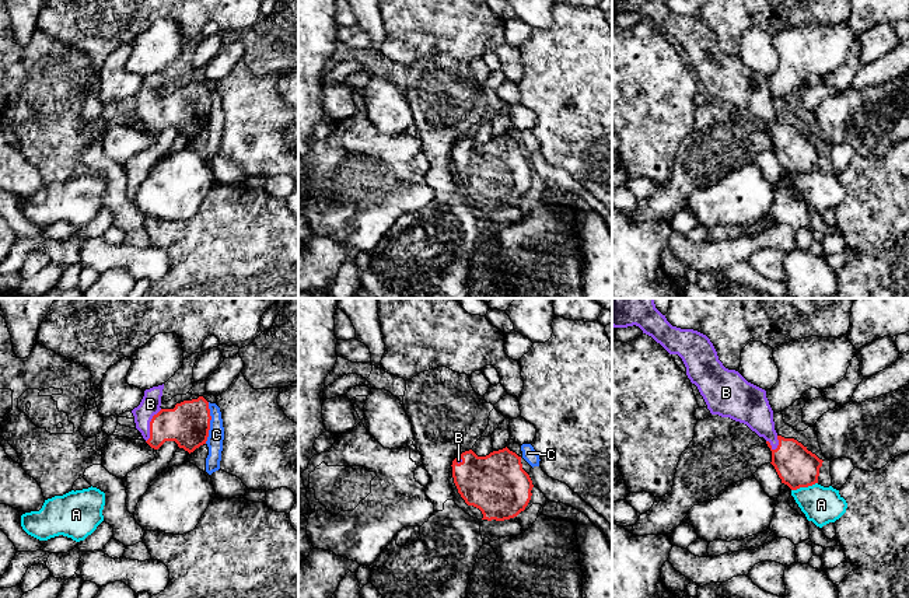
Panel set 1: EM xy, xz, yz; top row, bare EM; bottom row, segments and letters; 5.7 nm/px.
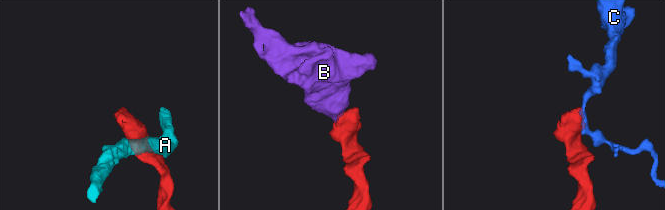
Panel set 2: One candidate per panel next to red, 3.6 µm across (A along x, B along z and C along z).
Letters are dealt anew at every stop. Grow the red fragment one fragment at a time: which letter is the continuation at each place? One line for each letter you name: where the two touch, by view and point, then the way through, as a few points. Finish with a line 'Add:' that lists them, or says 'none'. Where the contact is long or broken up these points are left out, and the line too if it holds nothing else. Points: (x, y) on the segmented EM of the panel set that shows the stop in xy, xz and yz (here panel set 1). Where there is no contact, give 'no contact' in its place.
B: meets red in xy at (150, 425); runs through xy (188, 423), (150, 425), (150, 404)
Add: B

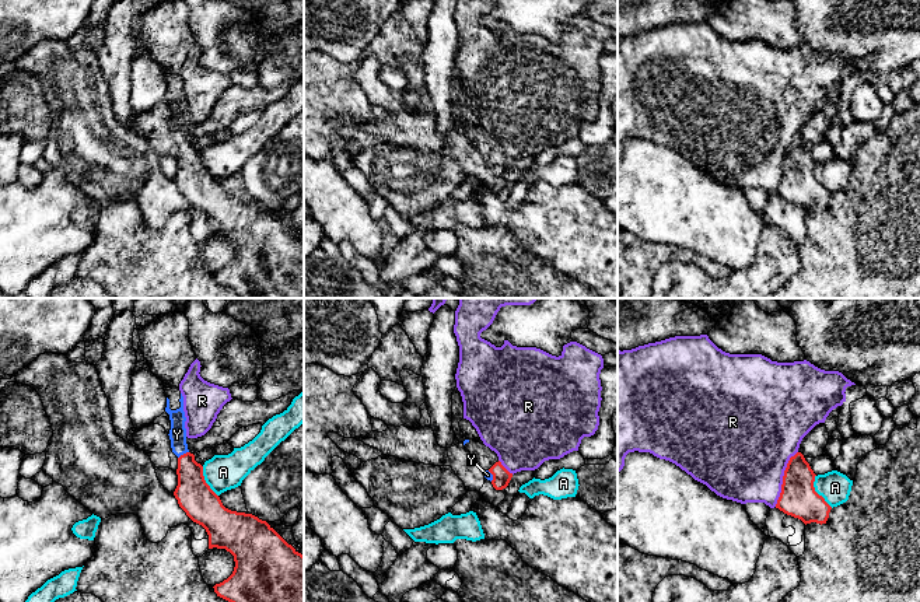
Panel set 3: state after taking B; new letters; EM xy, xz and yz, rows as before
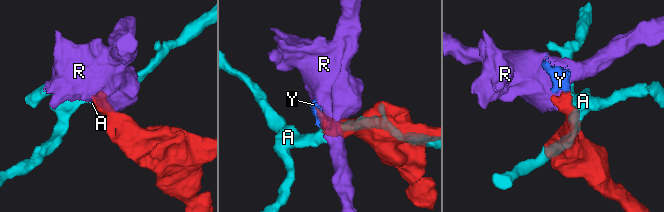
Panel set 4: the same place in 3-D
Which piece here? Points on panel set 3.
Y: meets red in xy at (184, 454); runs through xy (193, 494), (191, 473), (184, 454), (177, 434)
Add: Y

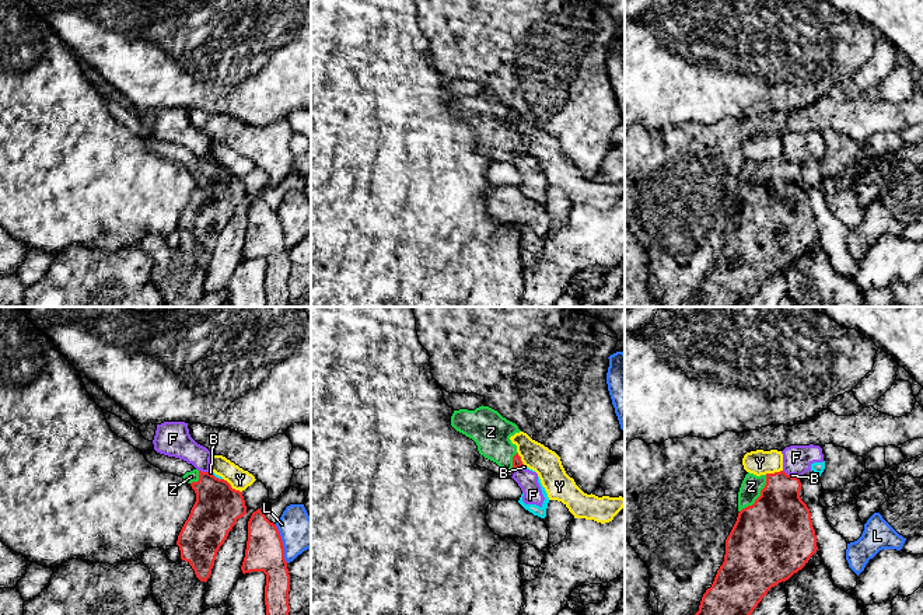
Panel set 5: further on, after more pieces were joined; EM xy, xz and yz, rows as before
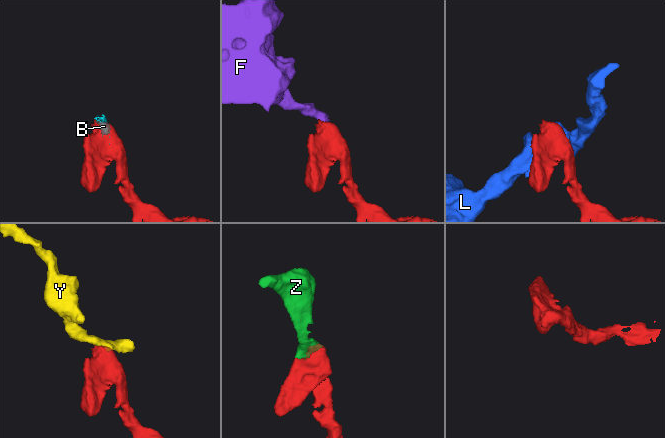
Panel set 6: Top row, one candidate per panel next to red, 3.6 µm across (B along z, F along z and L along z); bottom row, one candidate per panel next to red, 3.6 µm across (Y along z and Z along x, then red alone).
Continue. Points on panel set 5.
Z: meets red in yz at (759, 496)
Add: Z

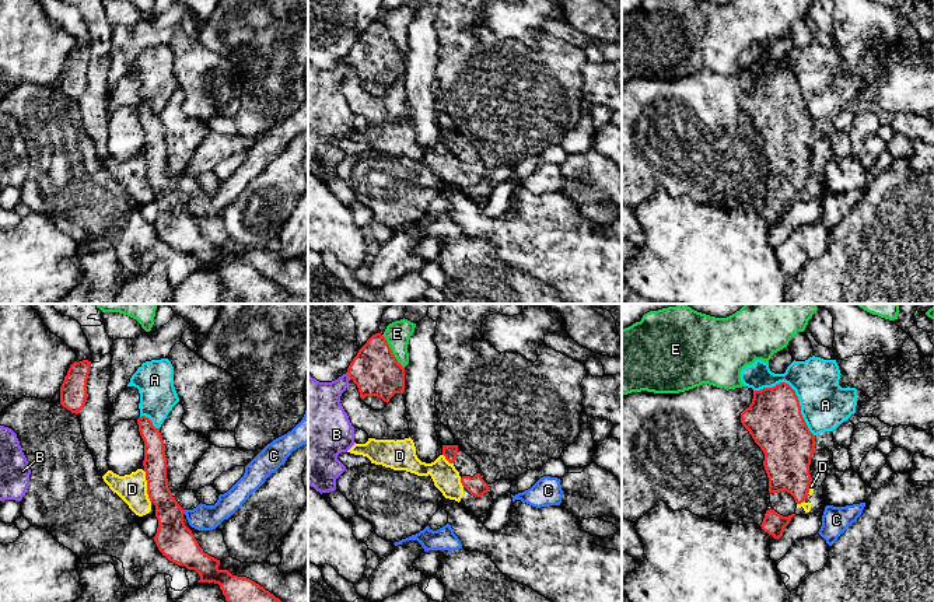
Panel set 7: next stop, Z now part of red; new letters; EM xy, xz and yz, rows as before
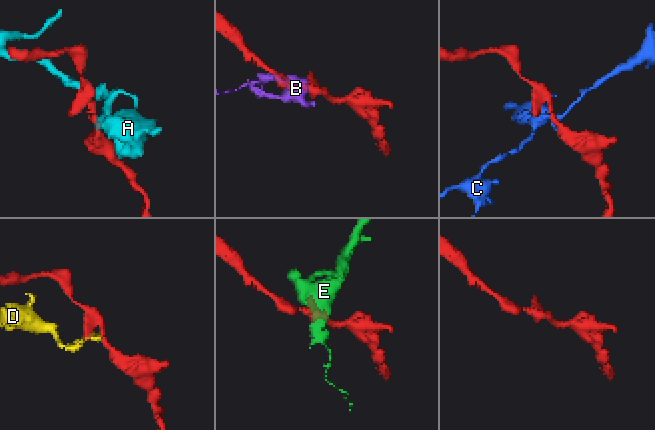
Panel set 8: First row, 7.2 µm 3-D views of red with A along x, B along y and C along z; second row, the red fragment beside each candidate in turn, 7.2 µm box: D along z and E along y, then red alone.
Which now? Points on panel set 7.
Add: none

